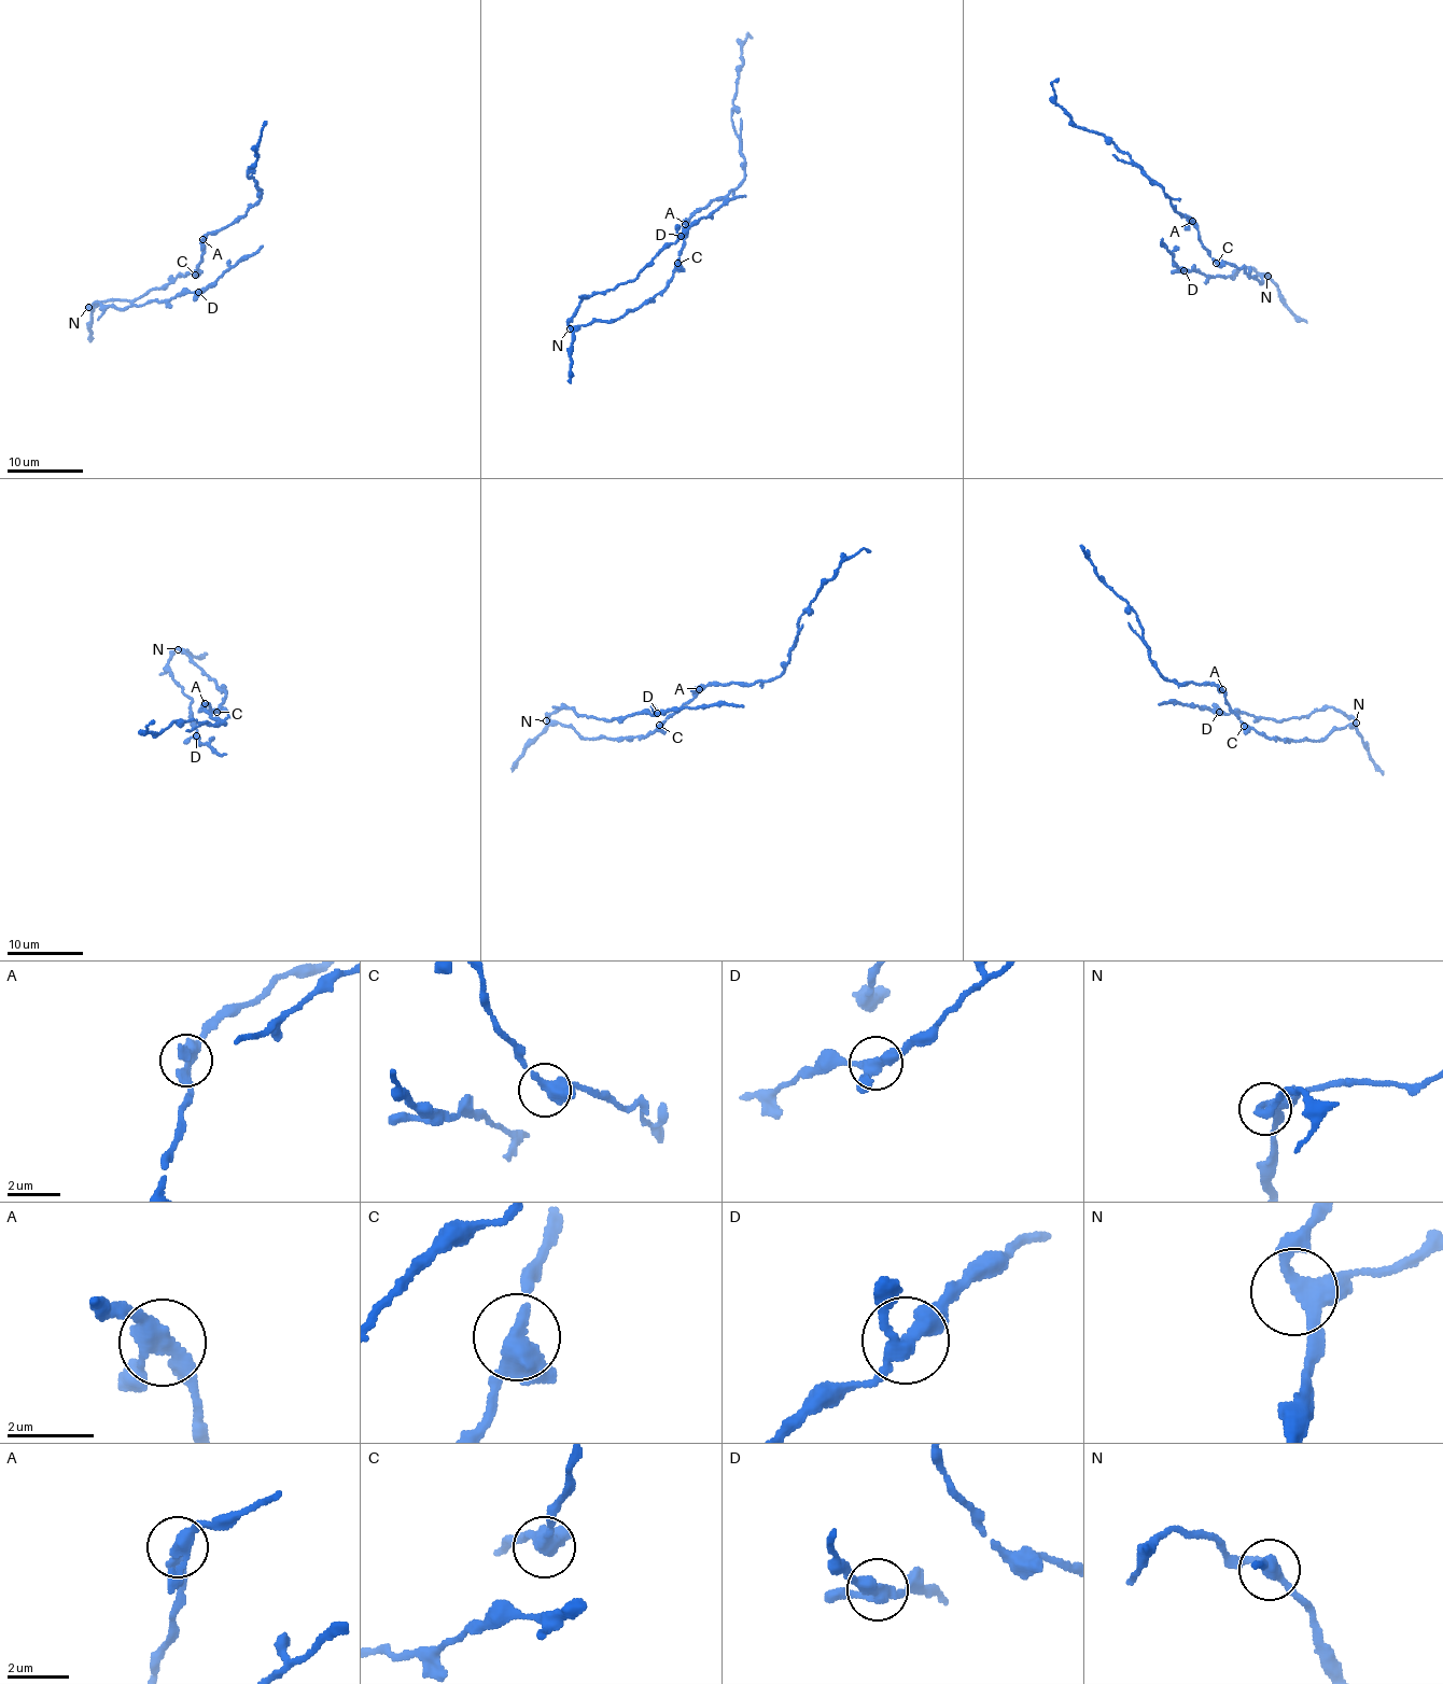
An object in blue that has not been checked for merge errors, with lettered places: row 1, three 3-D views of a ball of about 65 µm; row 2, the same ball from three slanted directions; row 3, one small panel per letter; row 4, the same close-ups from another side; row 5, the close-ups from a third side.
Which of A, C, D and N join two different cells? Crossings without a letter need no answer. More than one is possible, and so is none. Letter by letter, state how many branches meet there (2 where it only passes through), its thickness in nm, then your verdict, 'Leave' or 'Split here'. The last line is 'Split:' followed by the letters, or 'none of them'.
A: Branches: 3. Thickness 360 nm. Leave
C: Branches: 3. Thickness 360 nm. Leave
D: Branches: 3. Thickness 320 nm. Leave
N: Branches: 3. Thickness 300 nm. Leave
Split: none of them

